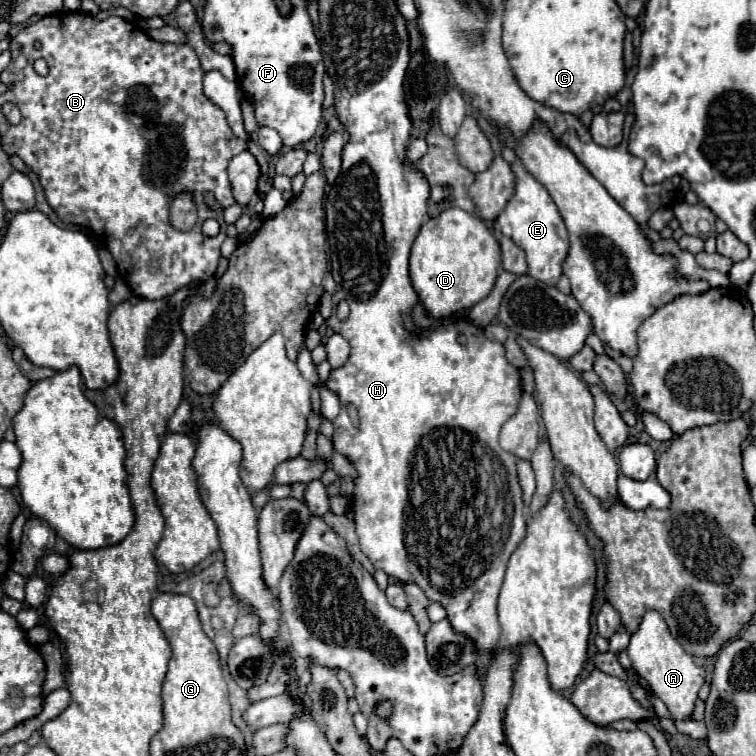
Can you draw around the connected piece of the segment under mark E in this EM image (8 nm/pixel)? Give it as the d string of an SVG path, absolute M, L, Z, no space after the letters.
M515 160L513 162L513 172L517 176L517 184L515 184L515 194L513 198L507 202L505 210L499 214L499 218L495 220L495 228L499 226L499 230L513 238L513 242L517 242L525 254L527 254L527 264L529 264L529 276L533 276L539 282L557 286L559 276L561 276L561 266L563 260L567 258L569 252L569 240L567 240L567 228L563 224L563 218L559 214L559 208L555 206L555 202L551 200L549 192L543 188L543 184L539 184L523 166L523 160Z

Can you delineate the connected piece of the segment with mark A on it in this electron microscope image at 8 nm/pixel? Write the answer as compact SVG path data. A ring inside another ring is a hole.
M647 610L643 614L639 628L631 634L627 654L631 658L635 672L641 674L649 682L653 694L665 702L671 716L677 720L691 718L691 712L693 712L693 706L697 700L697 692L699 692L701 684L705 682L705 668L695 664L695 658L689 656L687 652L683 652L681 644L675 640L675 636L671 636L671 630L667 628L667 622L663 620L663 616L659 612Z

